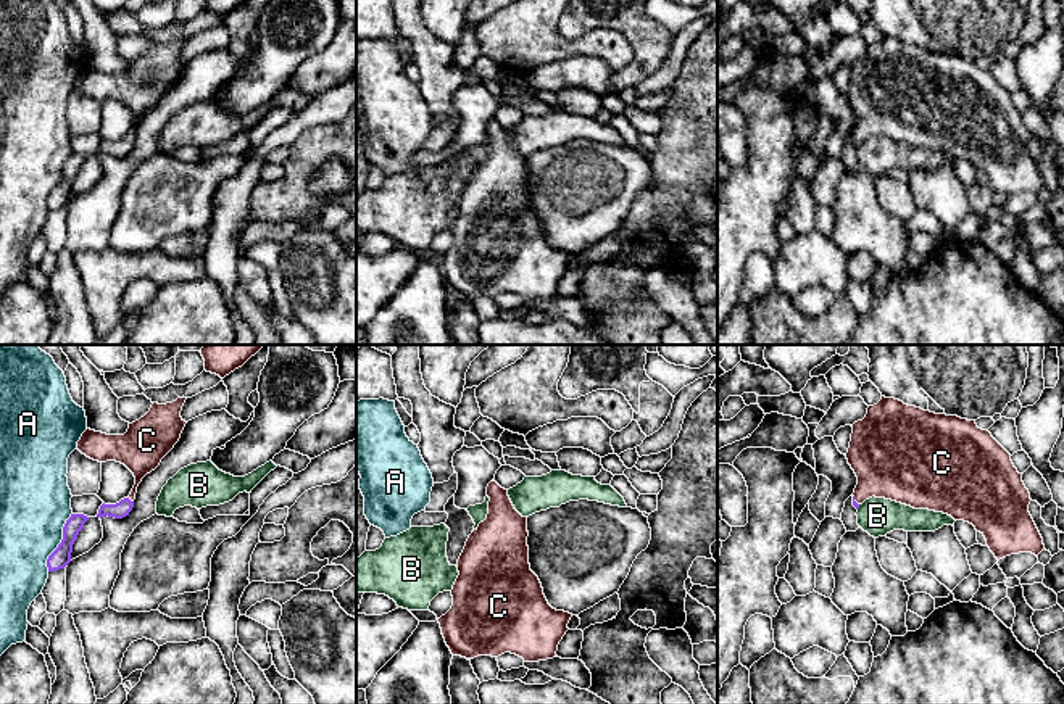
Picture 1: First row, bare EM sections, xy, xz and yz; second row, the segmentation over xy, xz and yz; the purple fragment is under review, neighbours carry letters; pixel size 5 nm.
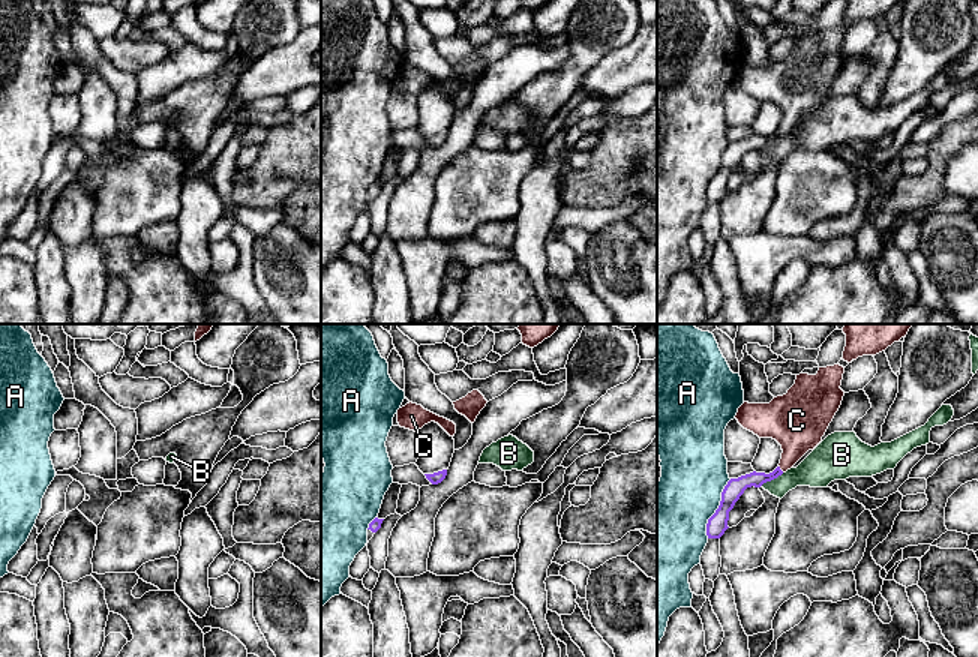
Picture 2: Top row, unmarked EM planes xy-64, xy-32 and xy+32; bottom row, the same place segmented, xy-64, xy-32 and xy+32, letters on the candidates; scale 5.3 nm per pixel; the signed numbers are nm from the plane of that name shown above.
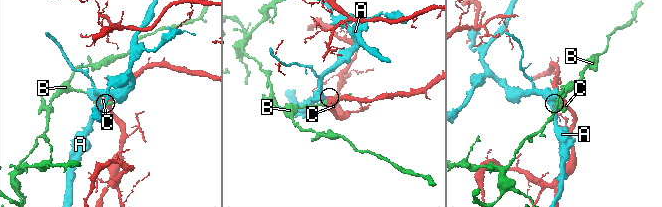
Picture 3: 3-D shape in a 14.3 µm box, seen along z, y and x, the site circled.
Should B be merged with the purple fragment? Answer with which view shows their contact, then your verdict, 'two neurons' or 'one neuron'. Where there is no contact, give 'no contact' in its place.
yz | two neurons

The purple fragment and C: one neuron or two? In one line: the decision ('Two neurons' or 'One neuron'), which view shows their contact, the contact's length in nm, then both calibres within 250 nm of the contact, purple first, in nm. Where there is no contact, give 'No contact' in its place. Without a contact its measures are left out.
One neuron. Touches purple in xy. Shared border 40 nm. Thickness 80 nm (purple) against 220 nm

